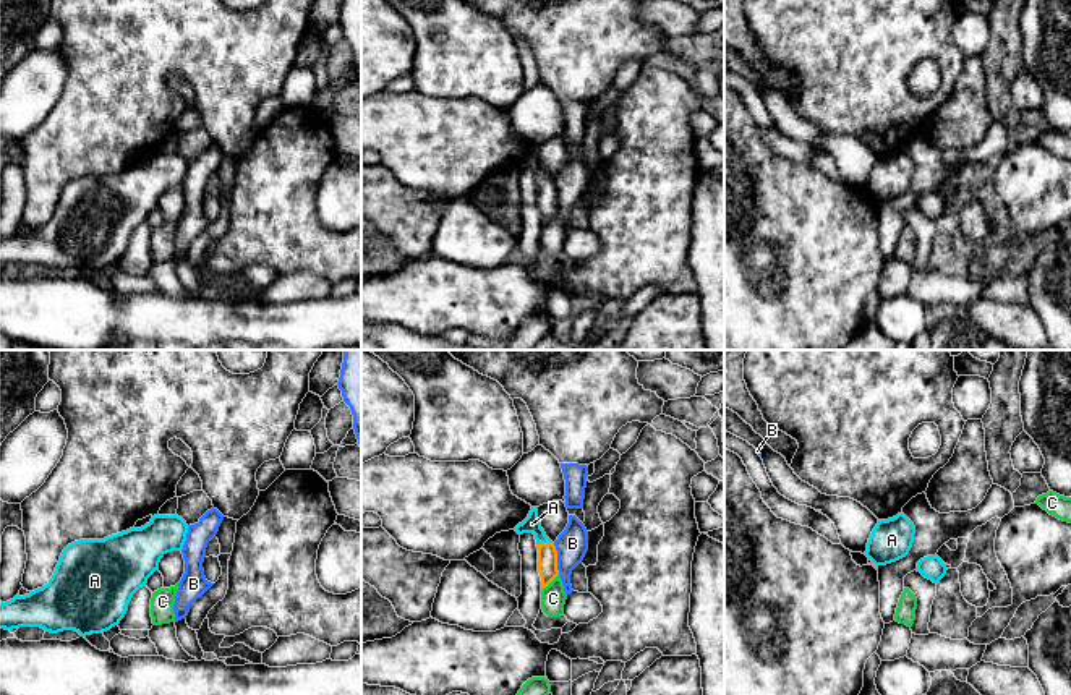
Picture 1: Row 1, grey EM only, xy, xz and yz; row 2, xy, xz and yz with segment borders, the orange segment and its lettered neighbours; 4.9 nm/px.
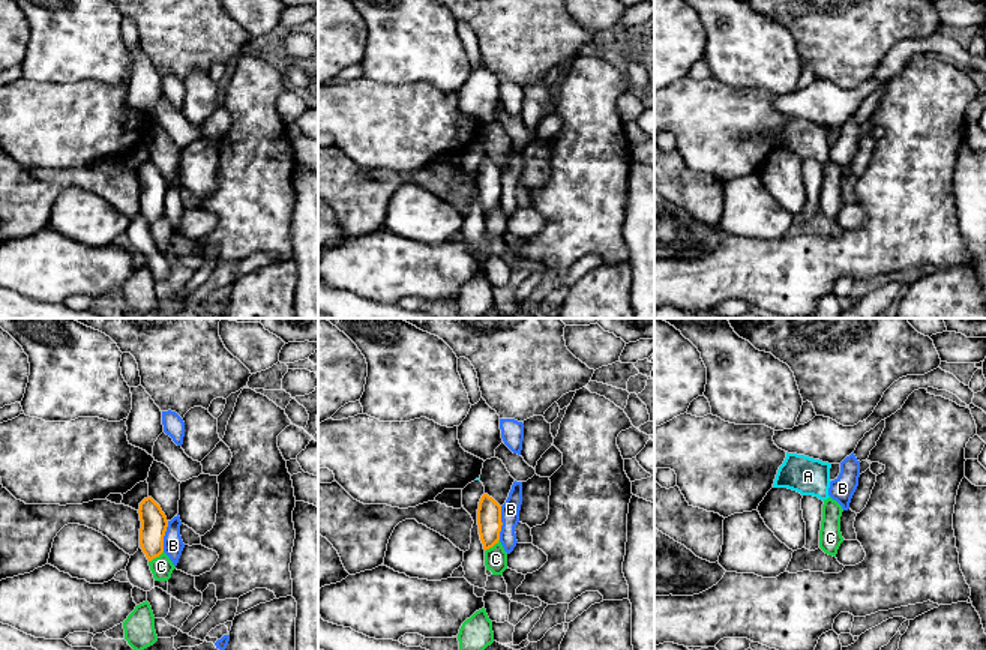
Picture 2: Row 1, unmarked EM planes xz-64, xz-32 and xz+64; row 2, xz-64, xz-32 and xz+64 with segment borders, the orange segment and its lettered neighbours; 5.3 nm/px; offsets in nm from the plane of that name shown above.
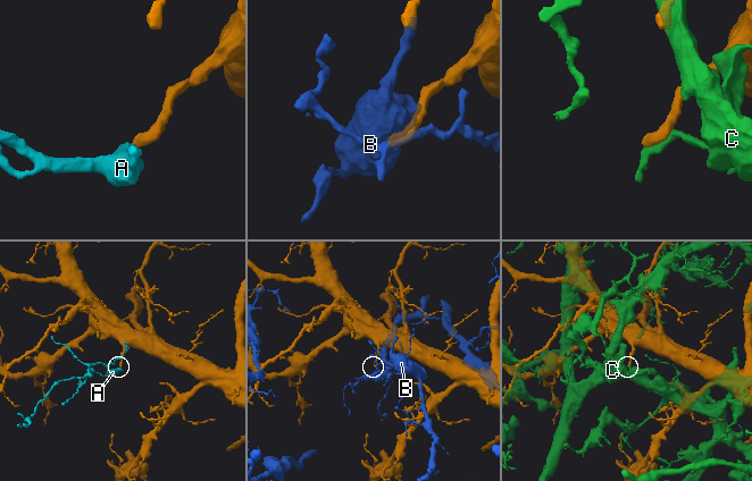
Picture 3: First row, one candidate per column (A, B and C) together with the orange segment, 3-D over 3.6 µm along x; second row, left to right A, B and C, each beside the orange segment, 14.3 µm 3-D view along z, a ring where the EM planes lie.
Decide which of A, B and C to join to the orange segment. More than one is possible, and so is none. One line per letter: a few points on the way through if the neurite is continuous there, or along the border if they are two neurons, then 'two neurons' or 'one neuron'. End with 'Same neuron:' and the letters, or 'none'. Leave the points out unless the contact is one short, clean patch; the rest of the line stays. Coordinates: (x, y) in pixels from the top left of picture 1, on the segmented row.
A: across xz (548, 571), (548, 556), (543, 543), (532, 524) | one neuron
B: two neurons
C: two neurons
Same neuron: A

